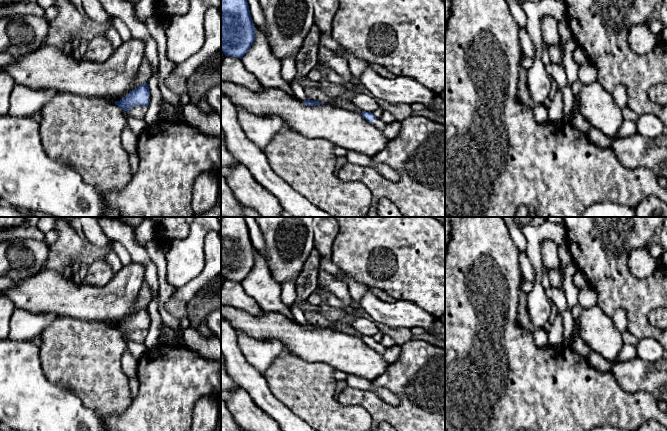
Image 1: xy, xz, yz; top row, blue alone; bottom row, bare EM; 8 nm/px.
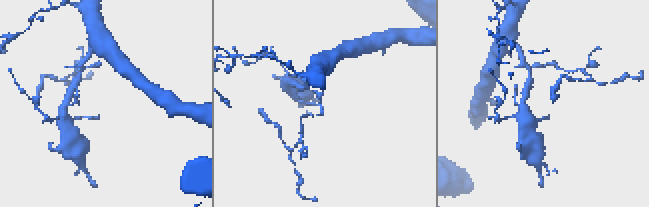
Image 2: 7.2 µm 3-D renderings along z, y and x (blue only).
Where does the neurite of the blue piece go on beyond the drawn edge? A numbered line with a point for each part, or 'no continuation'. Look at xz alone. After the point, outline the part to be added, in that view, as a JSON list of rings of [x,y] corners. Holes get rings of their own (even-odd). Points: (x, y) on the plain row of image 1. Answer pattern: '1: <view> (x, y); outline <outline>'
1: xz (378, 347); outline [[[377,343],[371,346],[372,349],[374,349],[375,351],[377,351],[378,353],[384,355],[385,351],[386,351],[386,347],[382,344],[382,343]]]

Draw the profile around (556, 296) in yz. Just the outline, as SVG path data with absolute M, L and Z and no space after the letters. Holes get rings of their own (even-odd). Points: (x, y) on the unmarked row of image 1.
M563 285L561 288L549 287L545 289L546 296L554 304L563 317L563 342L562 345L571 347L572 334L574 328L574 319L571 311L567 307L565 291Z

